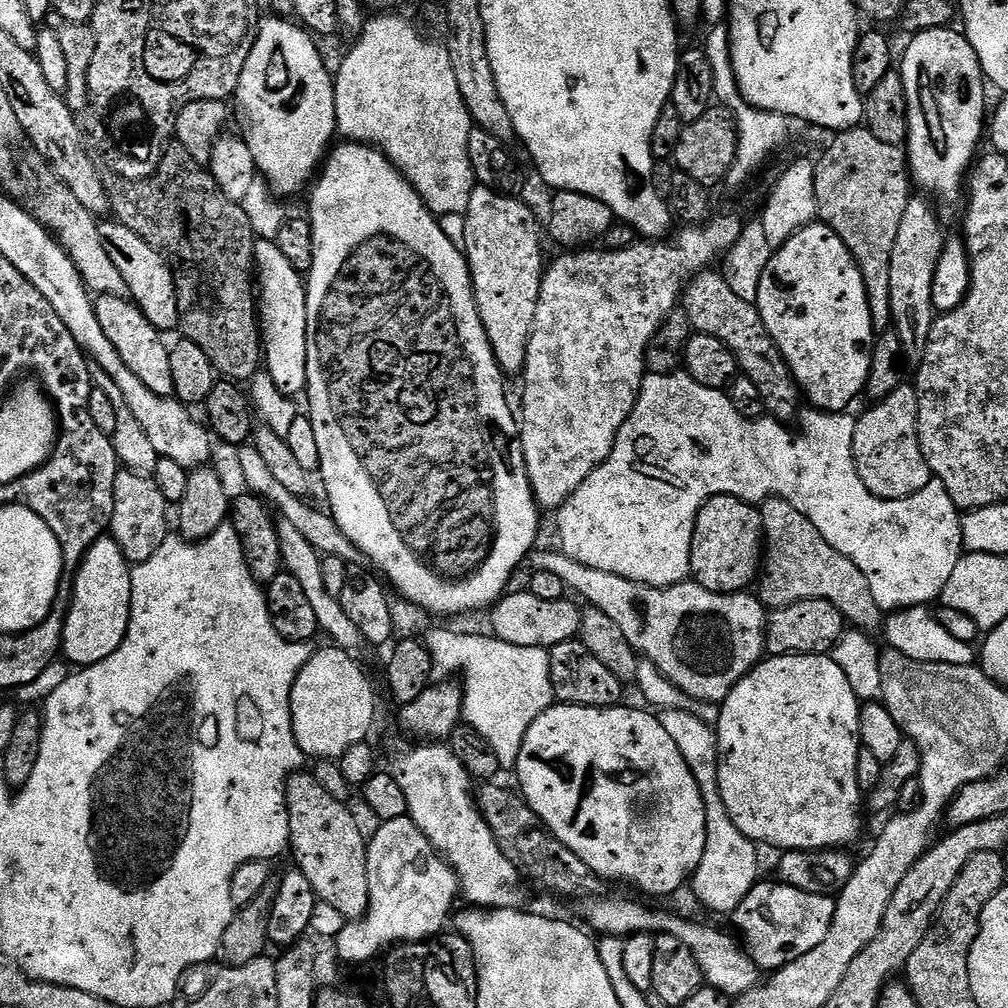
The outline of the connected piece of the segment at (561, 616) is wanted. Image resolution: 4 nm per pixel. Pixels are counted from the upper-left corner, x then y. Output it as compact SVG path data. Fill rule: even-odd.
M527 590L509 591L490 609L491 635L502 642L510 642L510 646L534 646L547 649L558 646L558 642L577 639L580 635L581 609L575 608L570 600L565 598L546 602L543 598L534 598L534 594Z

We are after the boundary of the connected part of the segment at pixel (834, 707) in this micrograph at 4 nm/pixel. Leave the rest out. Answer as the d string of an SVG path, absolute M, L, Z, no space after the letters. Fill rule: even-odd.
M793 654L791 656L768 656L761 660L756 667L751 668L734 686L734 690L730 690L730 694L720 704L720 721L714 725L716 737L718 738L718 750L720 751L718 790L722 794L722 802L726 802L726 810L730 810L730 818L734 818L734 826L738 826L738 830L742 830L742 834L746 834L746 838L755 840L757 845L764 846L764 844L769 844L772 848L780 848L779 850L814 850L815 848L844 848L845 846L852 846L848 844L854 843L859 838L860 831L864 828L865 813L862 809L866 804L865 797L862 795L858 786L858 754L862 747L860 743L861 707L862 701L854 694L854 686L850 686L850 681L846 678L846 674L842 674L842 666L838 666L838 662L834 662L831 655L828 654L823 656L801 656L799 654Z

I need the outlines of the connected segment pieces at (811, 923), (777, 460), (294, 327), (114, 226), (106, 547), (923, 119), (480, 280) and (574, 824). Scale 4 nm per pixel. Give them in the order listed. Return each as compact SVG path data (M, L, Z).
M761 879L756 883L730 916L744 935L744 952L764 974L785 968L790 962L802 958L802 954L810 954L814 946L820 945L826 934L830 934L836 909L836 901L831 895L806 894L806 890L794 890L794 886L772 880Z
M683 370L671 372L668 376L662 374L645 375L642 390L638 394L638 402L634 406L630 418L626 418L622 430L618 430L614 450L610 450L606 462L602 462L602 466L593 470L590 478L586 478L586 482L582 482L582 486L578 486L578 490L574 490L574 494L570 494L570 498L558 509L556 520L562 530L563 552L570 558L574 558L574 562L582 562L582 566L590 566L594 570L606 570L606 574L618 574L622 578L630 578L630 582L638 582L651 588L669 588L675 584L683 584L689 579L692 570L690 550L694 538L694 522L708 499L712 496L733 496L757 506L773 498L785 500L790 502L790 506L794 506L794 510L798 510L804 517L810 519L814 526L817 526L819 532L826 538L826 542L830 543L834 550L838 550L844 557L850 558L862 570L862 574L866 574L866 582L870 582L870 594L874 594L878 598L892 596L894 607L908 608L905 612L894 613L889 620L888 617L886 620L888 640L892 643L889 645L895 651L915 660L923 660L926 664L976 664L978 652L972 644L954 638L954 634L950 634L950 631L942 626L936 614L928 613L924 608L916 608L919 604L928 604L931 600L939 601L943 597L946 582L950 579L950 574L954 574L954 566L958 566L961 556L965 555L966 552L964 539L959 532L962 512L952 501L950 494L946 494L946 486L942 486L940 480L933 479L929 487L918 490L918 494L914 494L910 498L902 498L901 500L884 500L870 494L870 490L866 488L862 478L858 477L858 470L852 453L856 420L843 412L822 412L813 408L807 409L805 414L804 436L799 436L798 433L788 429L791 427L787 423L779 420L771 418L744 420L742 414L738 414L738 410L734 410L730 398L721 389L702 386L702 382L694 382L694 378L690 378L687 372Z
M275 239L256 241L254 280L258 285L258 319L262 337L262 360L268 377L282 394L299 397L308 387L308 289L305 277L278 250Z
M108 218L100 224L102 247L107 257L114 264L118 274L122 274L122 282L126 284L126 293L133 304L142 310L142 314L162 334L179 329L180 311L176 297L176 278L169 261L154 250L148 242L138 238L134 230L115 219Z
M105 534L95 540L74 573L64 617L62 656L69 665L87 666L110 658L126 638L132 605L132 568L118 542Z
M951 27L935 28L934 30L926 30L925 32L915 33L911 37L912 40L908 44L908 49L904 52L904 57L899 57L898 71L902 78L902 86L906 90L906 106L908 107L908 138L906 141L906 155L908 157L908 166L910 169L911 179L920 188L925 188L928 192L933 192L936 196L941 196L944 200L956 200L960 196L960 187L965 187L966 177L969 175L970 169L973 167L974 161L977 159L978 151L976 147L980 144L980 139L984 140L986 136L986 112L984 116L984 88L986 89L986 81L984 79L984 71L980 69L978 62L978 54L974 54L974 50L970 46L968 37L959 31L952 32Z
M473 187L470 206L462 217L462 251L472 275L472 293L482 326L488 335L496 365L505 377L519 377L524 370L528 339L534 326L540 280L546 259L540 250L542 224L516 196L503 196L489 188Z
M553 703L526 730L526 738L522 742L522 754L518 754L518 762L514 769L516 780L520 783L518 787L519 795L532 807L534 814L543 822L556 837L590 870L595 876L600 876L606 882L612 880L629 880L632 884L637 884L644 892L649 892L652 896L668 896L671 892L676 892L680 887L687 885L692 876L698 870L698 862L702 862L702 850L706 850L706 806L702 802L702 794L694 782L694 774L690 774L690 766L686 766L686 758L674 746L674 738L666 734L662 727L659 715L651 711L640 708L624 708L617 706L615 708L583 708L573 704Z

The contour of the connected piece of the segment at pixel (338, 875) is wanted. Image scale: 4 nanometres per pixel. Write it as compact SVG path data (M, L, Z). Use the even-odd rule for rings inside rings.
M301 770L288 777L288 843L290 856L296 859L295 867L306 874L310 886L314 886L317 901L329 903L348 922L363 920L368 913L370 890L374 883L368 877L368 840L360 829L356 816L348 804L338 802L327 790L318 786L311 771Z

